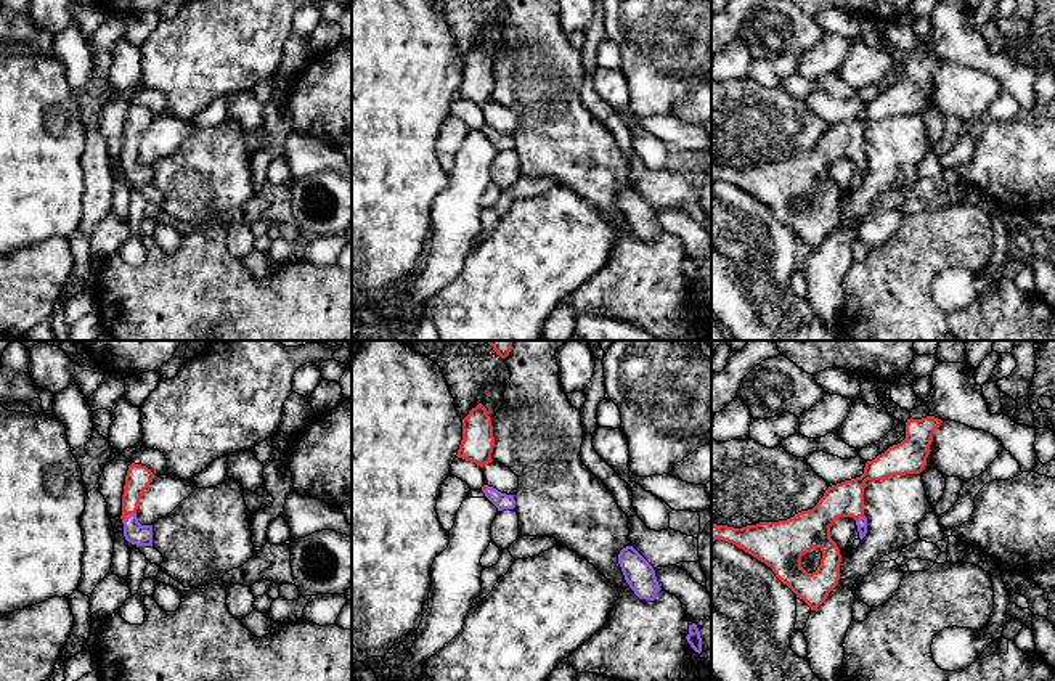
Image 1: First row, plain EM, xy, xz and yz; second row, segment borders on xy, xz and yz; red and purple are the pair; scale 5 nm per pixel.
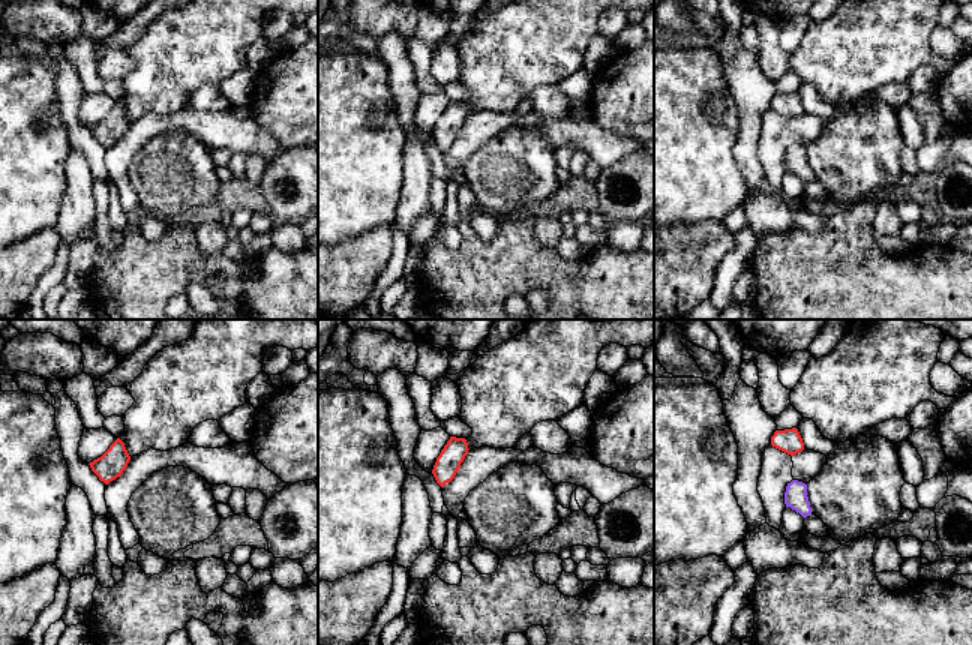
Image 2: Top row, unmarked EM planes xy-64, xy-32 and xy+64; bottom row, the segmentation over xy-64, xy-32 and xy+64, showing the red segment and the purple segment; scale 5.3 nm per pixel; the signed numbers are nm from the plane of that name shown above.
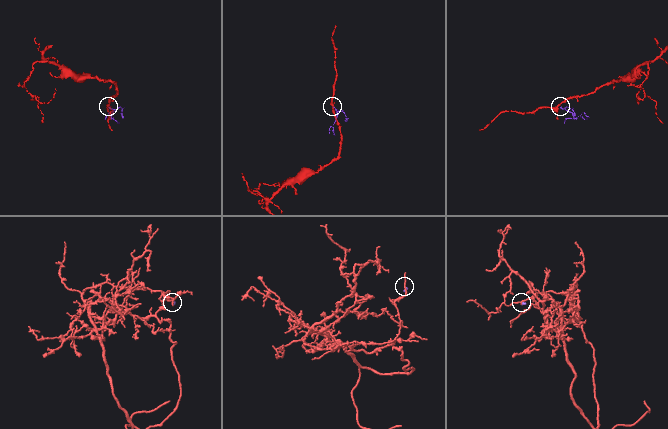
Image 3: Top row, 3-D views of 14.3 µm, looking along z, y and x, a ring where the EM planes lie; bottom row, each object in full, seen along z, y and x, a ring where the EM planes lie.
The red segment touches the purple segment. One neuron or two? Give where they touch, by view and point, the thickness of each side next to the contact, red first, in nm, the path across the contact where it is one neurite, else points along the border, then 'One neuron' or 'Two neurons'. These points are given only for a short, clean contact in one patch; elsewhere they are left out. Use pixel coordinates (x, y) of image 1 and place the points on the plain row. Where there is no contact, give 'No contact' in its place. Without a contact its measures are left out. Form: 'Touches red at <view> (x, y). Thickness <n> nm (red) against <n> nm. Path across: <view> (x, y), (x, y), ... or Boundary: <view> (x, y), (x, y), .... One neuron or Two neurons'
Touches red at xy (127, 154). Thickness 130 nm (red) against 110 nm. Path across: xy (138, 118), (127, 154), (130, 164), (142, 175). One neuron

